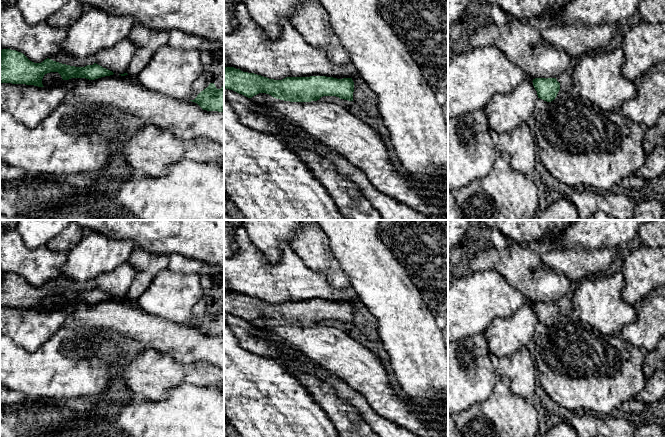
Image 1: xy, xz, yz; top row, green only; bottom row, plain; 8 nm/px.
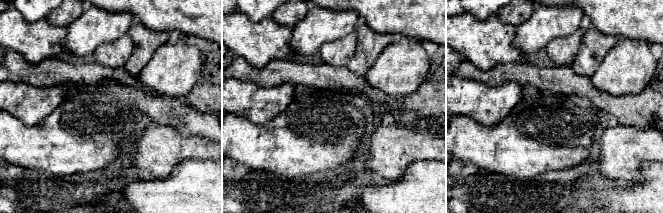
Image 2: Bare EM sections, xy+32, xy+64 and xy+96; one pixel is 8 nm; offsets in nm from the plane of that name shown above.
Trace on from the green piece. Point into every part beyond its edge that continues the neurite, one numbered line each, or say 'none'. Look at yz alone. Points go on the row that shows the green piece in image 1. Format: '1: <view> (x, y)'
none

